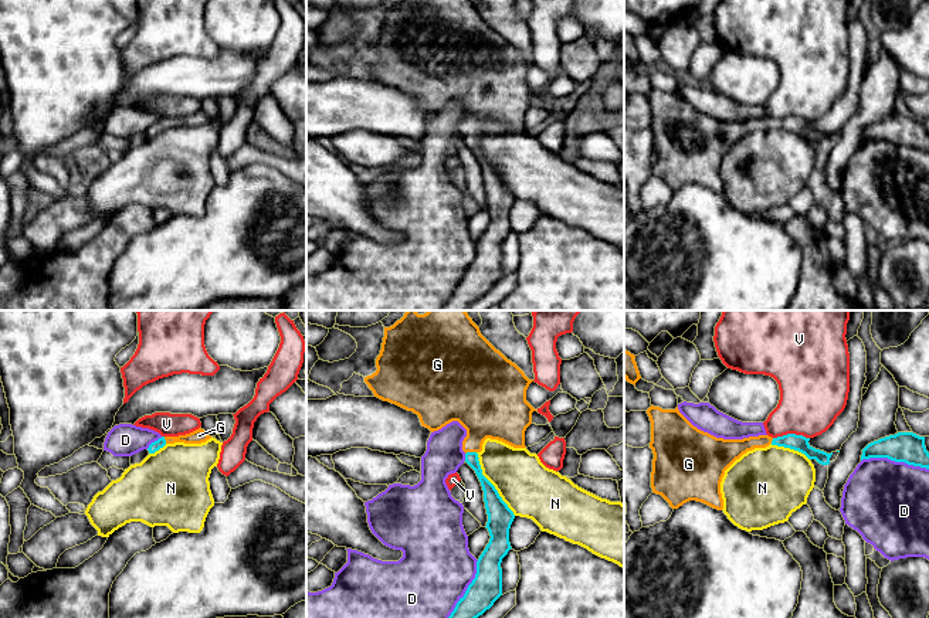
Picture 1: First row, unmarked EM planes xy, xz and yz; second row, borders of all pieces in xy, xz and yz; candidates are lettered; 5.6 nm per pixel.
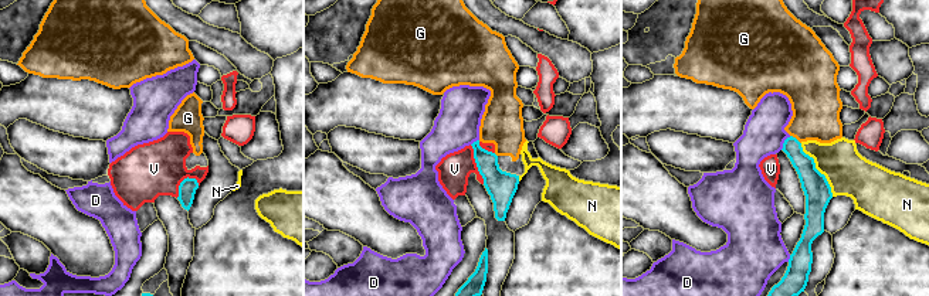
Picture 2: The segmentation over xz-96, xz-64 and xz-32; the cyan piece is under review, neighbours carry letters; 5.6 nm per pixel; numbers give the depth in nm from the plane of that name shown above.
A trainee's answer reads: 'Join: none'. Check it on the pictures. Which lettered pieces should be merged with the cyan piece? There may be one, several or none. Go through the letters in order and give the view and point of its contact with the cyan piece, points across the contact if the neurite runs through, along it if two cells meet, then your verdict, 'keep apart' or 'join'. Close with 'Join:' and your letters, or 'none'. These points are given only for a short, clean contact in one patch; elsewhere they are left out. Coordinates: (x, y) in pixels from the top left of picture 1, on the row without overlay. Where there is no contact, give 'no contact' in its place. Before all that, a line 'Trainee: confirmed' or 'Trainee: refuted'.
Trainee: refuted
D: xz (464, 277) | keep apart
G: xz (470, 135) | across xz (471, 141), (470, 135), (485, 94) | join
N: xz (491, 166) | keep apart
V: yz (790, 116) | along yz (809, 119), (787, 116), (773, 121) | keep apart
Join: G

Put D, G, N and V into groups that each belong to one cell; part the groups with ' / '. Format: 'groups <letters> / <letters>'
groups D / G / N / V

